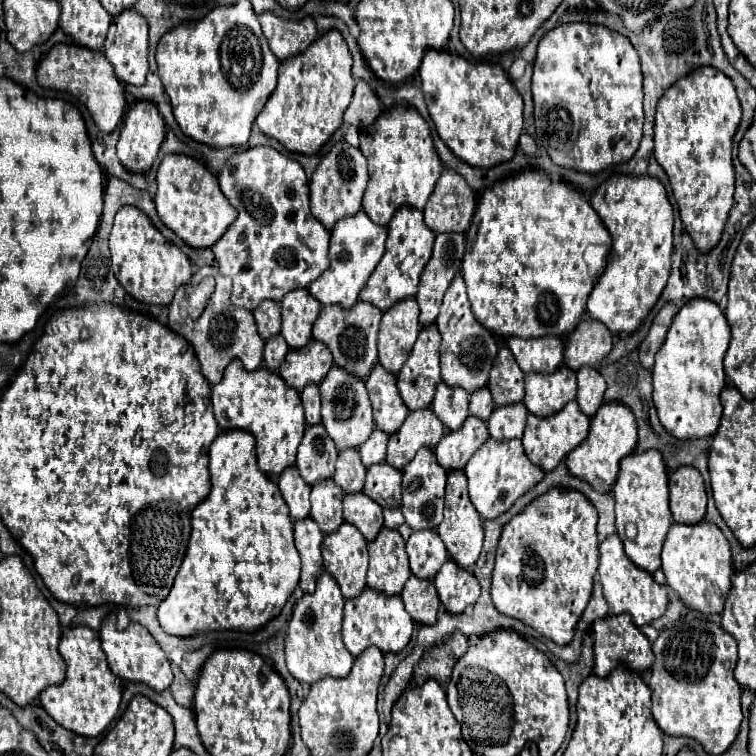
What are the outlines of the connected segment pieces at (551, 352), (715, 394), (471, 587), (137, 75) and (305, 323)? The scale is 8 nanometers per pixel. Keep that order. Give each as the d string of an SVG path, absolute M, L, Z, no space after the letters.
M560 337L508 339L508 347L524 373L552 373L562 365L564 343Z
M692 299L676 313L652 369L656 413L670 435L694 439L716 433L722 417L720 391L726 385L722 357L728 343L730 325L718 303L710 299Z
M448 559L448 563L444 563L444 567L436 573L434 585L442 605L450 613L462 613L466 607L474 605L480 595L478 579L452 559Z
M134 9L122 11L110 23L104 55L122 83L142 85L148 73L148 25Z
M296 289L284 295L282 305L282 337L290 349L300 349L312 339L312 325L320 313L320 301L308 289Z

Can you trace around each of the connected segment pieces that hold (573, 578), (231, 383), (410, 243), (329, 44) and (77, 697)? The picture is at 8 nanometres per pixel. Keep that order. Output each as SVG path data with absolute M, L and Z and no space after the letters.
M552 487L544 495L528 503L516 513L504 527L496 551L496 567L492 573L492 601L496 609L508 617L520 619L524 625L536 629L540 635L552 639L558 645L566 645L572 639L574 627L586 609L598 569L598 535L596 535L598 511L578 491L564 487Z
M232 359L232 363L224 371L222 381L212 385L212 407L214 407L214 417L222 429L244 429L254 435L258 465L266 475L270 475L270 477L280 475L286 467L294 465L296 449L298 449L298 443L304 435L306 421L304 421L302 403L300 403L300 393L296 389L288 387L284 383L284 379L280 379L278 373L268 371L266 367L246 371L244 365L240 363L240 359Z
M400 207L400 211L396 211L396 215L392 217L392 223L388 223L388 243L384 257L378 263L376 271L370 275L364 289L360 291L360 299L376 305L380 311L386 311L396 301L414 297L420 273L432 255L434 237L436 233L432 233L430 227L426 227L422 211L416 211L412 207Z
M330 29L322 33L304 55L280 61L276 91L256 117L256 125L264 135L280 141L288 151L314 155L342 125L352 91L354 77L348 45L338 29Z
M76 625L62 635L60 655L68 665L66 679L60 685L46 687L38 701L44 711L64 729L84 737L98 737L118 713L122 699L122 679L110 671L98 633L86 625Z

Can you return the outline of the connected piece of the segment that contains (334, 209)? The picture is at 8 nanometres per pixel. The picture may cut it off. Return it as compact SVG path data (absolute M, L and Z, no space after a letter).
M338 141L326 157L316 167L310 179L310 209L312 215L326 227L332 229L336 221L354 215L362 209L362 195L368 183L368 163L358 147L352 147L348 141Z

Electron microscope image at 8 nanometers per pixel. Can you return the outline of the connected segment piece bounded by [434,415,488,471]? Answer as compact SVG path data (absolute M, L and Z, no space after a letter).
M470 415L464 425L458 431L446 433L440 443L434 447L434 453L438 457L438 463L446 471L464 469L472 453L488 439L488 427L486 421L476 419Z

